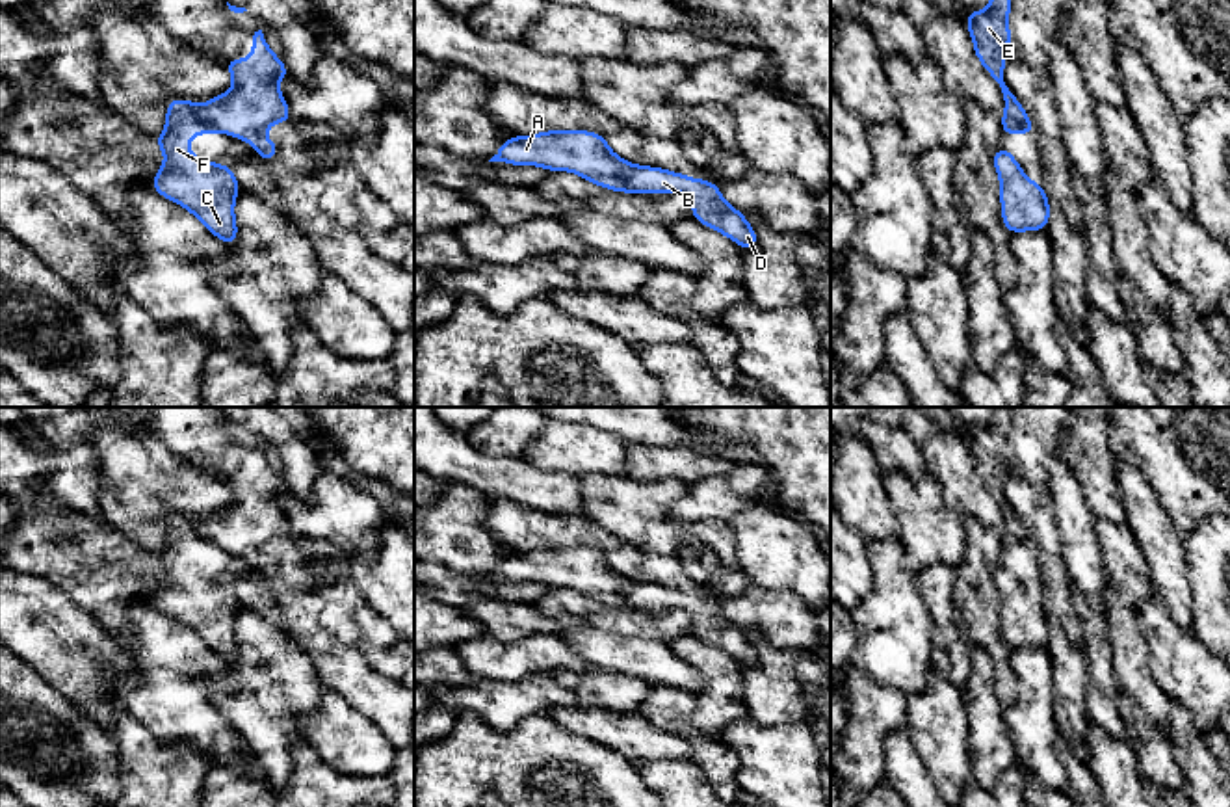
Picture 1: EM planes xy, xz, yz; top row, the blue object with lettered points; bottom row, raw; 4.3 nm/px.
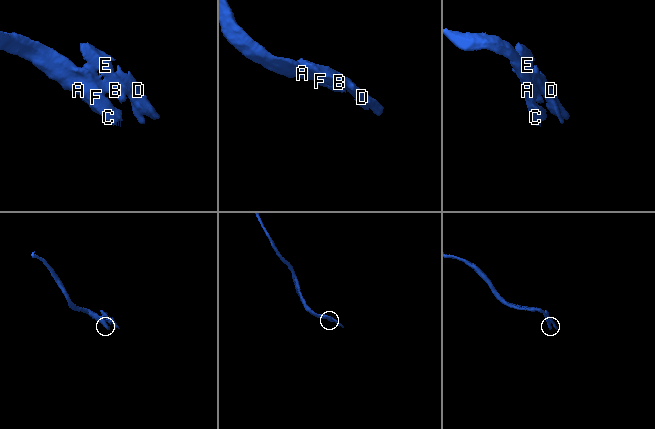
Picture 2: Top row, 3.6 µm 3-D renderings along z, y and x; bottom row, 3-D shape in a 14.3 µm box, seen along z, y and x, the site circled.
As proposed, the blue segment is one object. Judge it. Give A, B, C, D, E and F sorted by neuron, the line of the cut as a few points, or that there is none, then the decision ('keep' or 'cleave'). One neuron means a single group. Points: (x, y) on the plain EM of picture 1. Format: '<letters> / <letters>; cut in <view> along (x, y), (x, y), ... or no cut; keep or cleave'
A C F / B D E; cut in xy along (197, 521), (199, 529), (220, 547); cleave

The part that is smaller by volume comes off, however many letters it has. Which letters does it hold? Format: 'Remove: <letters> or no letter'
Remove: B, D, E

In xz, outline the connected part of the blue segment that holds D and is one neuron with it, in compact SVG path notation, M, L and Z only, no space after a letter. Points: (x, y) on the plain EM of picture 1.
M635 580L628 588L626 599L632 606L645 612L669 608L684 610L693 619L691 634L728 653L743 666L754 666L758 662L758 651L747 640L745 630L728 621L717 601L710 597Z

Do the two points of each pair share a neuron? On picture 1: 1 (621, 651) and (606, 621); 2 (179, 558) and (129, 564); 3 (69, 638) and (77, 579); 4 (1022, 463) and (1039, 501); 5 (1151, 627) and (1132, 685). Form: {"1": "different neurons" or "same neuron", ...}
{"1": "different neurons", "2": "different neurons", "3": "different neurons", "4": "different neurons", "5": "different neurons"}

